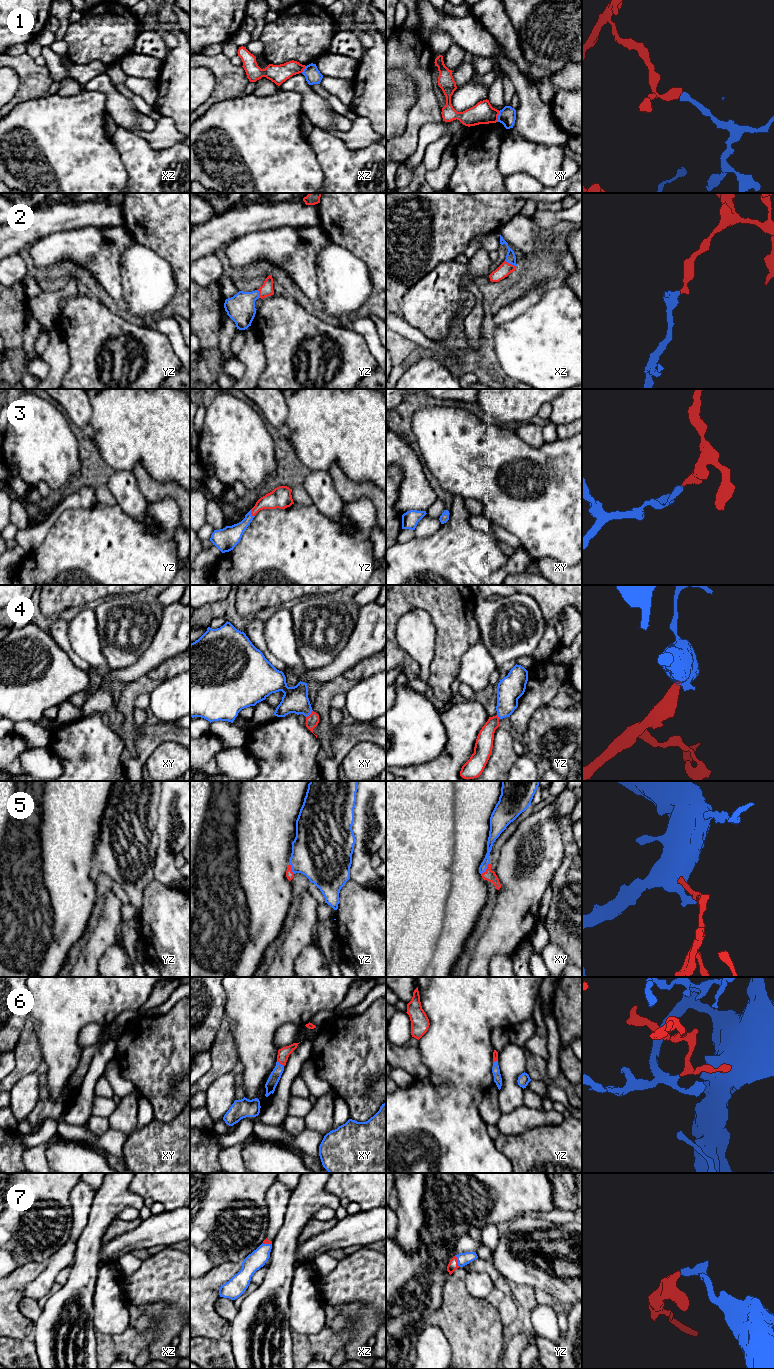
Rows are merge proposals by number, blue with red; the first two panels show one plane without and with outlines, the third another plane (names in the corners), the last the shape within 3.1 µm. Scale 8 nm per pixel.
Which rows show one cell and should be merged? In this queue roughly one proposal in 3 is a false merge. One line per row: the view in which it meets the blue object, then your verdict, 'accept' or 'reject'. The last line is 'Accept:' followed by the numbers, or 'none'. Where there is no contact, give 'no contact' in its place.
1: meets blue in xy; reject
2: meets blue in xz; accept
3: meets blue in yz; accept
4: meets blue in xy; accept
5: meets blue in xy; accept
6: meets blue in xy; accept
7: meets blue in yz; accept
Accept: 2, 3, 4, 5, 6, 7

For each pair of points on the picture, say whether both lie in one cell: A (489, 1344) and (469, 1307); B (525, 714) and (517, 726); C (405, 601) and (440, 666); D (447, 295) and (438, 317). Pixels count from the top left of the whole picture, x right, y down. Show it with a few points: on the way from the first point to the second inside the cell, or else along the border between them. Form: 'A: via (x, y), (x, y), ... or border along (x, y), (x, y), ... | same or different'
A: via (480, 1335), (469, 1323), (469, 1316) | same
B: via (522, 717), (519, 723) | same
C: via (426, 602), (444, 620), (444, 645) | same
D: via (442, 300), (438, 304), (438, 312) | same

